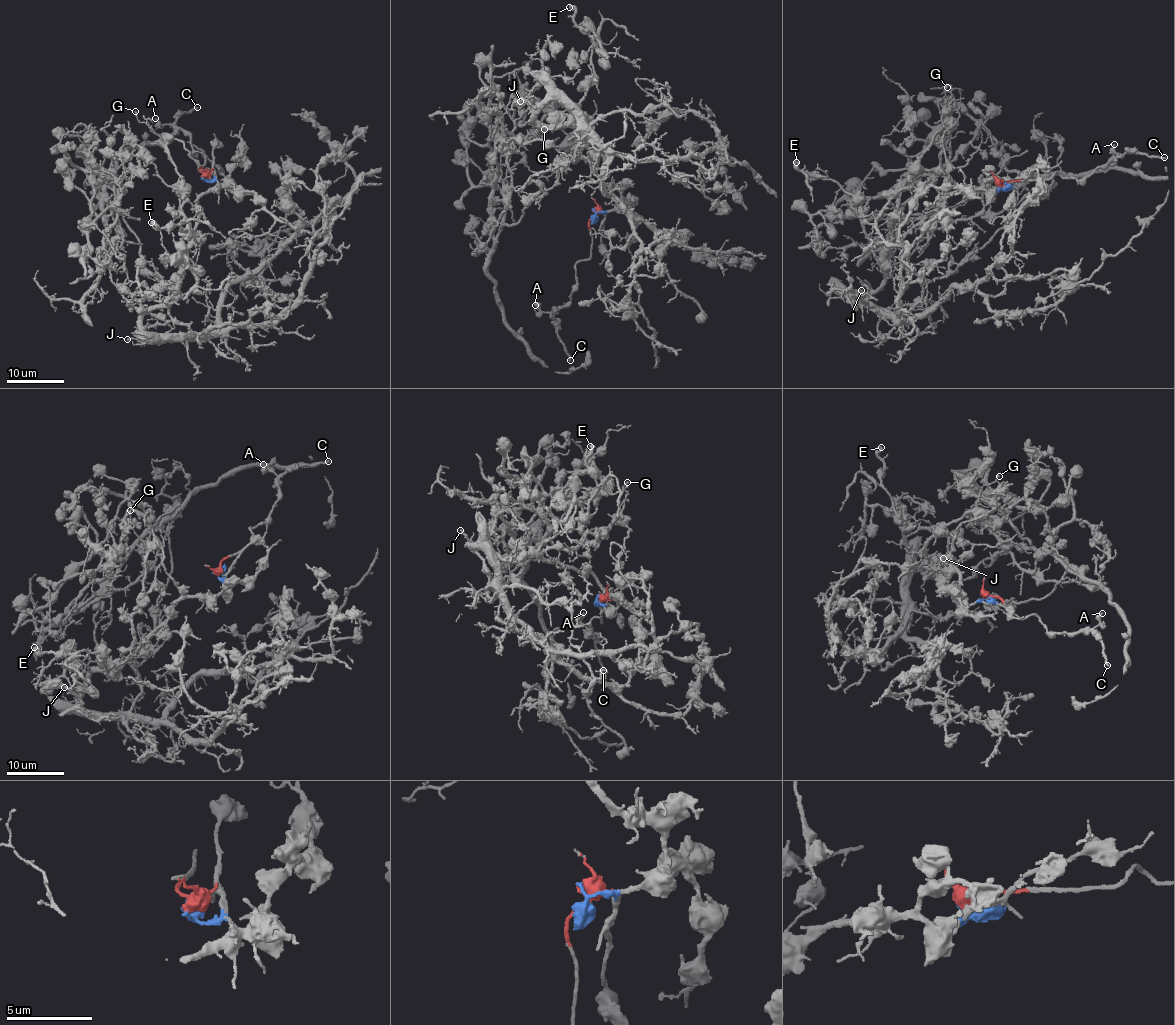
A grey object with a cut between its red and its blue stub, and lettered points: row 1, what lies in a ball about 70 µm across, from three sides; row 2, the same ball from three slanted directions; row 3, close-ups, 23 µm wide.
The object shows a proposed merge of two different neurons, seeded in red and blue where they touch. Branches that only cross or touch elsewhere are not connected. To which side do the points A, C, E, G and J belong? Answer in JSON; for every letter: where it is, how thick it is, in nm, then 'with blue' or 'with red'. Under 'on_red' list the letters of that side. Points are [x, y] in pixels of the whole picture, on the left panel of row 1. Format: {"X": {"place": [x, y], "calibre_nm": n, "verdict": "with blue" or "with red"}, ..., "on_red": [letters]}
{"A": {"place": [155, 118], "calibre_nm": 170, "verdict": "with red"}, "C": {"place": [197, 107], "calibre_nm": 260, "verdict": "with red"}, "E": {"place": [151, 222], "calibre_nm": 420, "verdict": "with blue"}, "G": {"place": [135, 111], "calibre_nm": 180, "verdict": "with blue"}, "J": {"place": [127, 339], "calibre_nm": 110, "verdict": "with blue"}, "on_red": ["A", "C"]}

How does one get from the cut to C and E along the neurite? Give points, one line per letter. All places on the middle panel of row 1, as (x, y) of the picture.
C: (595, 215), (589, 221), (591, 256), (579, 260), (577, 288), (552, 314), (557, 337), (570, 360)
E: (595, 215), (622, 200), (593, 168), (592, 151), (580, 130), (578, 107), (593, 70), (592, 40), (569, 7)

